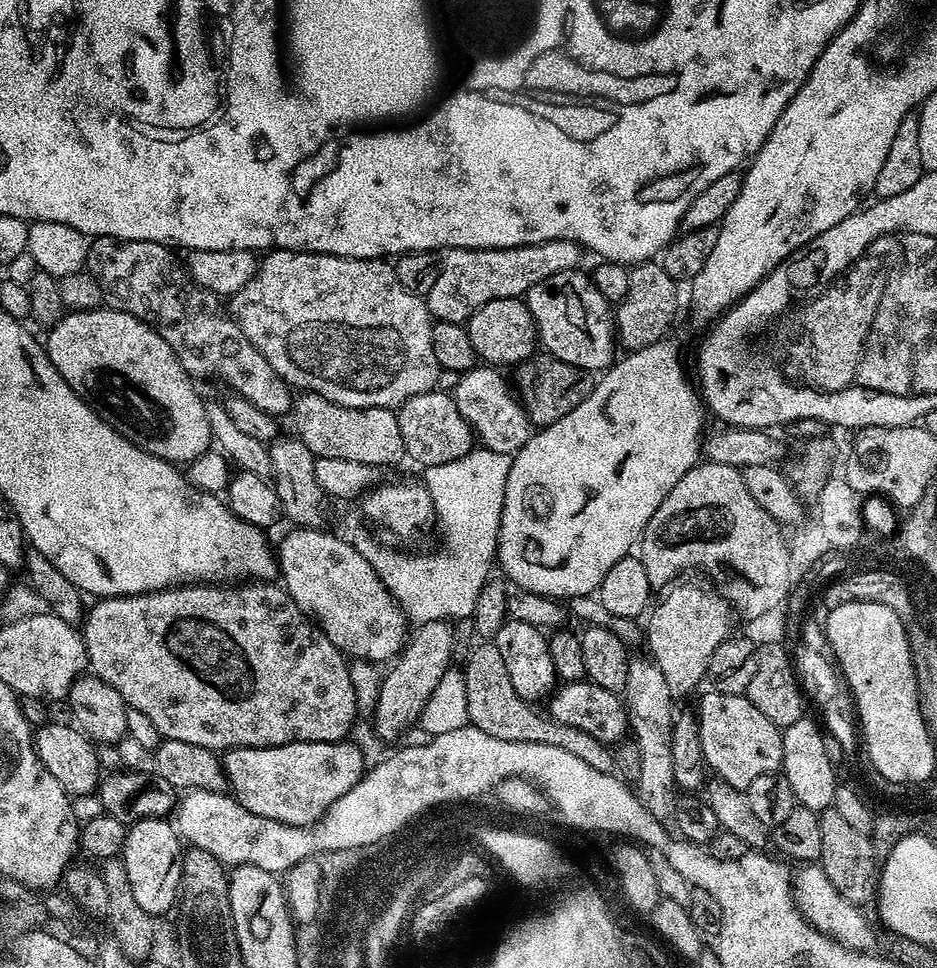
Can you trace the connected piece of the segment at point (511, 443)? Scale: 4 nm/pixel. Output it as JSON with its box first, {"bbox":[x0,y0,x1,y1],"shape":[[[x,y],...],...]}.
{"bbox":[454,366,530,454],"shape":[[[477,366],[461,375],[454,399],[462,418],[471,426],[475,439],[483,447],[515,454],[530,435],[530,421],[524,405],[514,395],[513,389],[492,366]]]}

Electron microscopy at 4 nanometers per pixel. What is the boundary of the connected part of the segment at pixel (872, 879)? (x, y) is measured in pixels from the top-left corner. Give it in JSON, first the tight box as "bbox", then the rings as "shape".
{"bbox":[818,807,881,909],"shape":[[[830,807],[820,812],[820,831],[822,833],[822,854],[818,867],[834,882],[834,890],[842,894],[856,908],[863,909],[877,899],[878,881],[880,879],[881,861],[876,855],[869,833],[849,826],[838,814],[836,808]]]}

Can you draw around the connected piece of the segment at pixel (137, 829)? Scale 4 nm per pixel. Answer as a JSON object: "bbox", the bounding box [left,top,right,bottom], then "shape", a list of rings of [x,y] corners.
{"bbox":[122,818,182,918],"shape":[[[153,818],[140,820],[131,825],[126,834],[122,859],[126,875],[130,877],[130,891],[146,914],[161,918],[175,909],[180,895],[180,866],[182,863],[181,837],[177,829],[167,819]]]}

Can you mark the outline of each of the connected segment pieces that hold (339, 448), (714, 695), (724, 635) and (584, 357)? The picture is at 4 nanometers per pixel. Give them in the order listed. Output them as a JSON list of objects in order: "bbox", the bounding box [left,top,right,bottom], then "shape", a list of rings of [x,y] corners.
[{"bbox":[290,392,405,470],"shape":[[[300,392],[293,399],[290,420],[296,423],[295,435],[315,457],[342,458],[345,462],[362,462],[381,470],[387,469],[387,464],[405,459],[398,415],[391,408],[338,406],[338,402],[330,402],[313,392]]]},{"bbox":[698,690,784,790],"shape":[[[711,690],[705,693],[698,709],[700,742],[705,765],[716,771],[713,772],[715,779],[724,781],[731,788],[747,790],[754,778],[780,772],[784,763],[782,729],[763,716],[747,695],[735,696]]]},{"bbox":[646,580,734,700],"shape":[[[692,580],[686,581],[685,584],[680,583],[673,583],[665,591],[669,592],[651,605],[646,616],[647,651],[650,653],[650,659],[662,672],[674,700],[688,695],[705,679],[714,650],[718,650],[718,646],[723,640],[729,639],[733,631],[732,616],[734,617],[733,609],[711,587],[703,588]]]},{"bbox":[526,268,618,374],"shape":[[[571,268],[550,274],[550,278],[529,290],[526,303],[536,323],[539,343],[547,355],[562,358],[562,362],[570,362],[570,366],[578,366],[590,374],[599,373],[613,363],[618,352],[614,312],[608,300],[598,294],[598,286],[594,286],[587,271]]]}]

